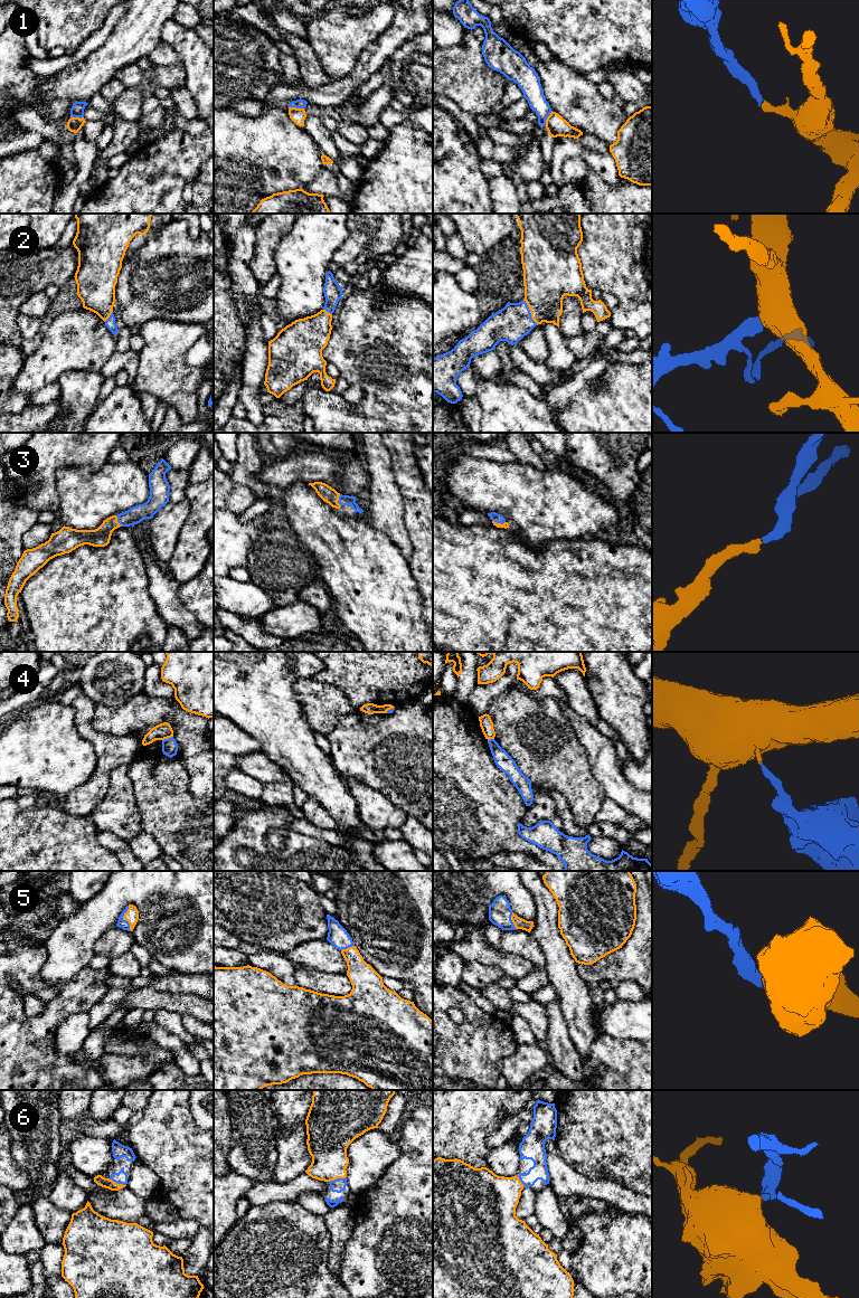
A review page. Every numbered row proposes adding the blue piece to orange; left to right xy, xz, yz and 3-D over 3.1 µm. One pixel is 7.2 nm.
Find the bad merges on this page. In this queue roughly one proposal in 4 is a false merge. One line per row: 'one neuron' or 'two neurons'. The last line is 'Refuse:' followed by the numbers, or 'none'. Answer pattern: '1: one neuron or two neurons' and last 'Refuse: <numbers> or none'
1: two neurons
2: one neuron
3: one neuron
4: two neurons
5: one neuron
6: one neuron
Refuse: 1, 4

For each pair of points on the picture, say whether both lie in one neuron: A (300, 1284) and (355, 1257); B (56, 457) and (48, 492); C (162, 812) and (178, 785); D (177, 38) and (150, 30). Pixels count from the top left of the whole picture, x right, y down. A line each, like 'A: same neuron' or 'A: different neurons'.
A: different neurons
B: same neuron
C: same neuron
D: different neurons

